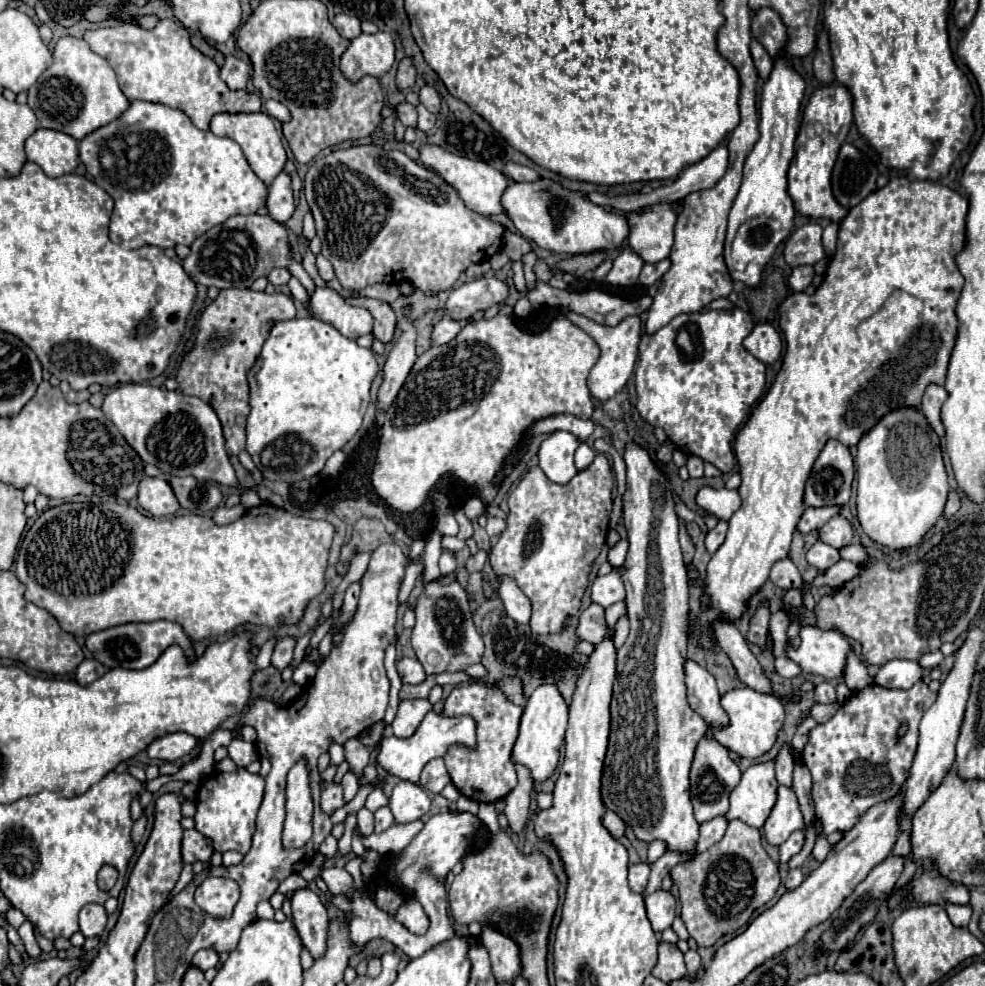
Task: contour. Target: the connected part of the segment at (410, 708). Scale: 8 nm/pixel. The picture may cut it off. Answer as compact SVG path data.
M403 700L399 704L399 712L391 724L391 732L397 738L409 738L411 734L415 734L417 726L421 724L423 716L431 710L433 706L429 704L429 700Z

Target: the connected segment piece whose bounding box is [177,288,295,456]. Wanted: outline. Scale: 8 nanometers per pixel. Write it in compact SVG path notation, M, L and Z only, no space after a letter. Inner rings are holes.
M249 288L221 290L217 300L211 302L199 320L199 334L195 348L183 358L177 380L181 392L197 396L207 402L223 424L227 452L237 456L245 450L245 424L249 416L249 382L247 372L259 358L259 350L271 332L271 326L295 318L291 296L253 292Z

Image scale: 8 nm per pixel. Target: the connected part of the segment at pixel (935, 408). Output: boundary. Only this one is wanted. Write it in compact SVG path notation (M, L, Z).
M929 384L925 394L923 394L923 402L921 402L921 410L925 412L929 424L933 426L933 430L939 434L939 438L945 436L945 430L943 430L943 424L941 424L941 406L943 402L947 400L947 390L939 384Z

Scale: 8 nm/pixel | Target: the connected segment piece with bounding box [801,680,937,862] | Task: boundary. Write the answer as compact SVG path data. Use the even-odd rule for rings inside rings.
M923 680L909 690L889 690L871 684L855 692L829 722L817 724L815 730L811 730L801 752L801 762L809 768L813 778L811 796L821 824L821 834L811 852L817 862L823 862L829 852L827 834L851 830L871 806L891 800L901 792L917 752L919 722L935 698L937 694L931 692ZM903 720L909 722L909 732L897 738L897 728Z

